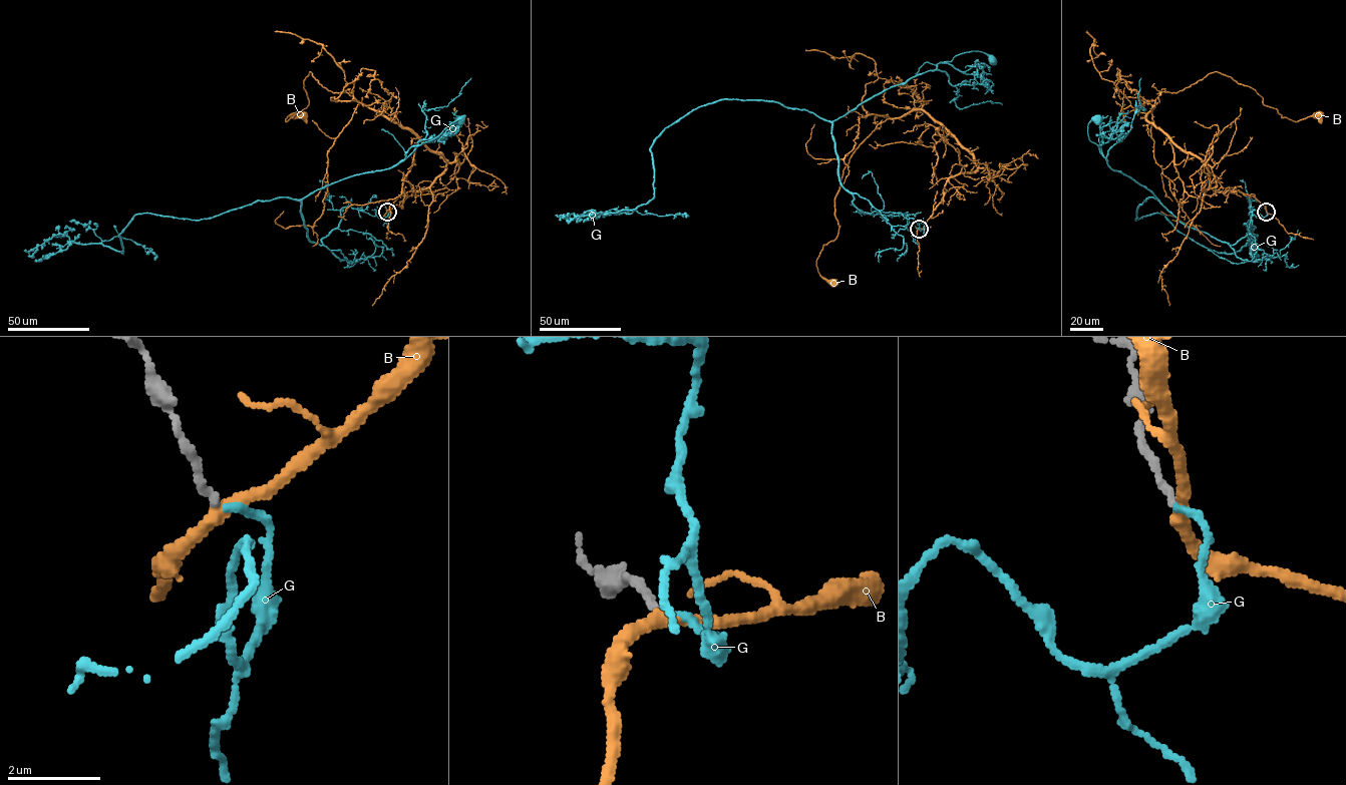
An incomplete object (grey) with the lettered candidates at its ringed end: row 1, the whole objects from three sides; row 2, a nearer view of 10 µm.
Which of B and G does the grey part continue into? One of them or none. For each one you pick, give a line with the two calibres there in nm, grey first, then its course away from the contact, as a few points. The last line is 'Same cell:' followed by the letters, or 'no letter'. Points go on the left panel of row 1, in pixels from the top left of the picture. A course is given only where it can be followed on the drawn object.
G: calibres 160 and 150 nm; course (387, 212), (342, 208), (319, 245), (308, 239), (301, 203), (391, 167), (461, 119)
Same cell: G

